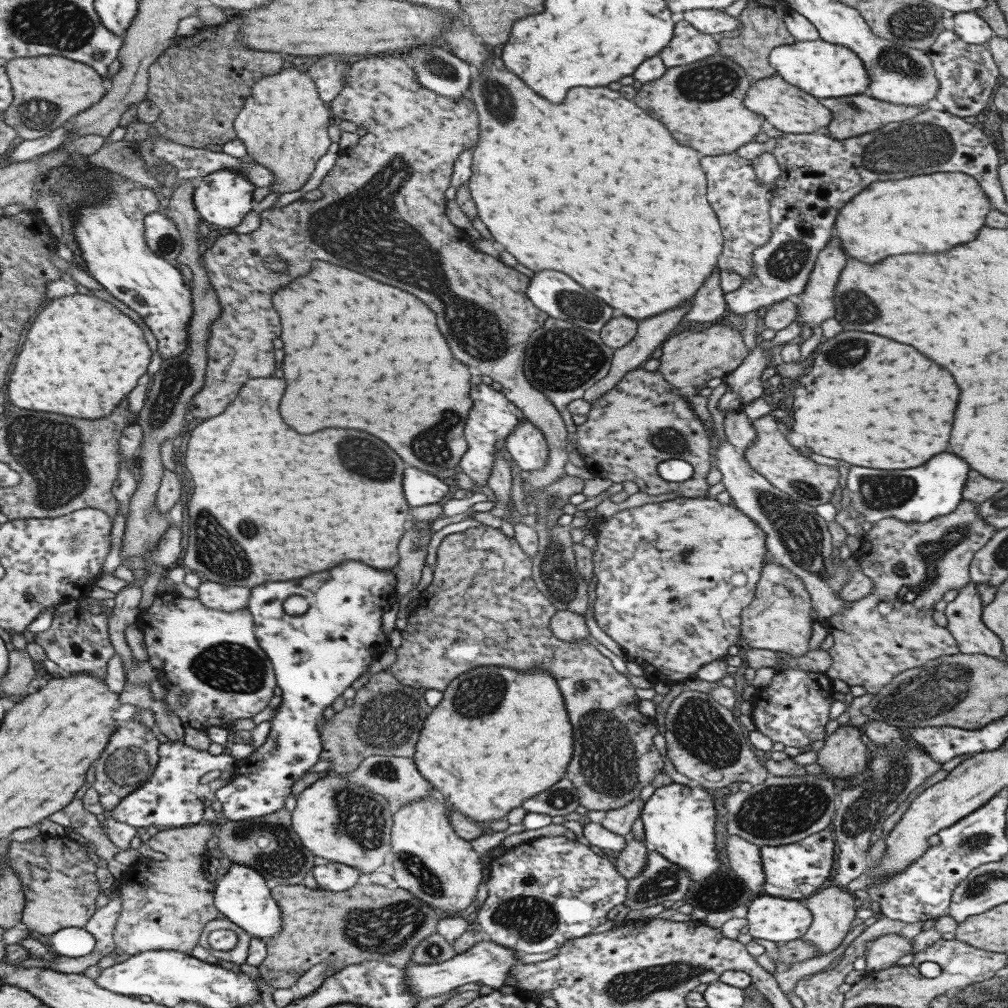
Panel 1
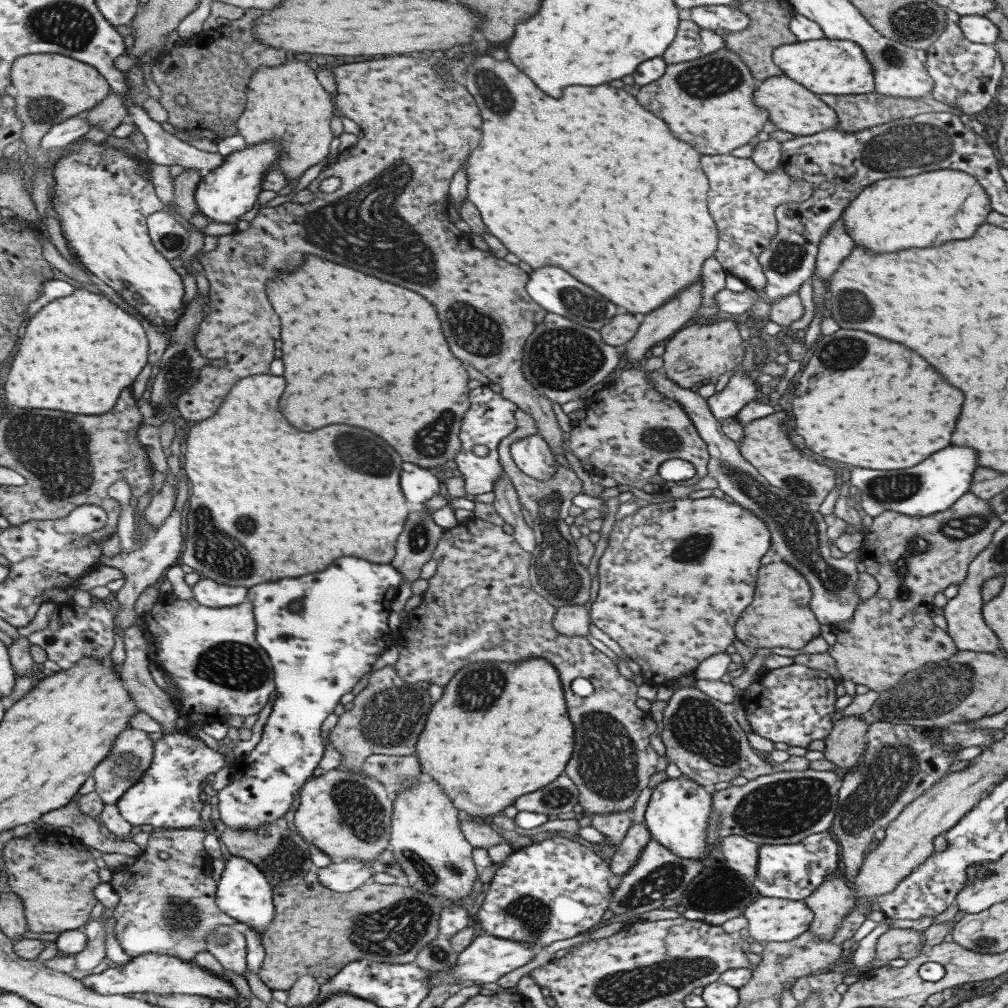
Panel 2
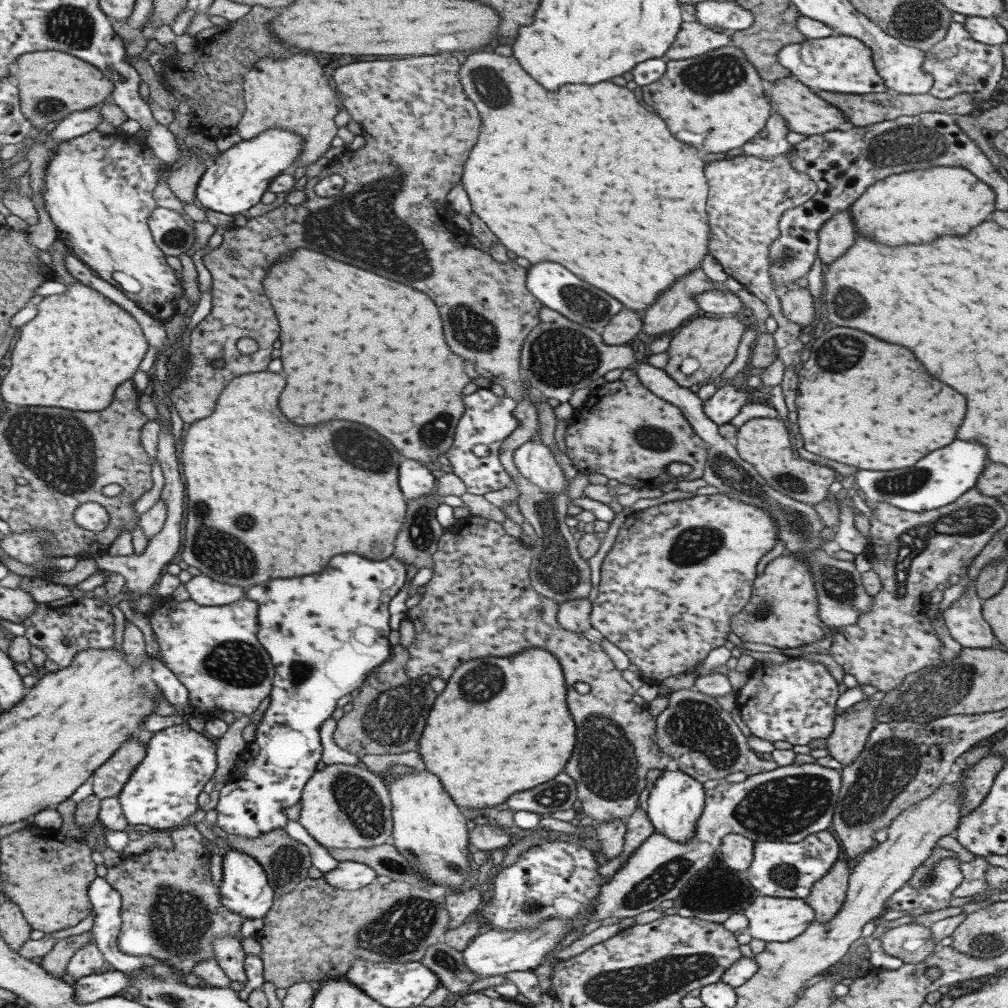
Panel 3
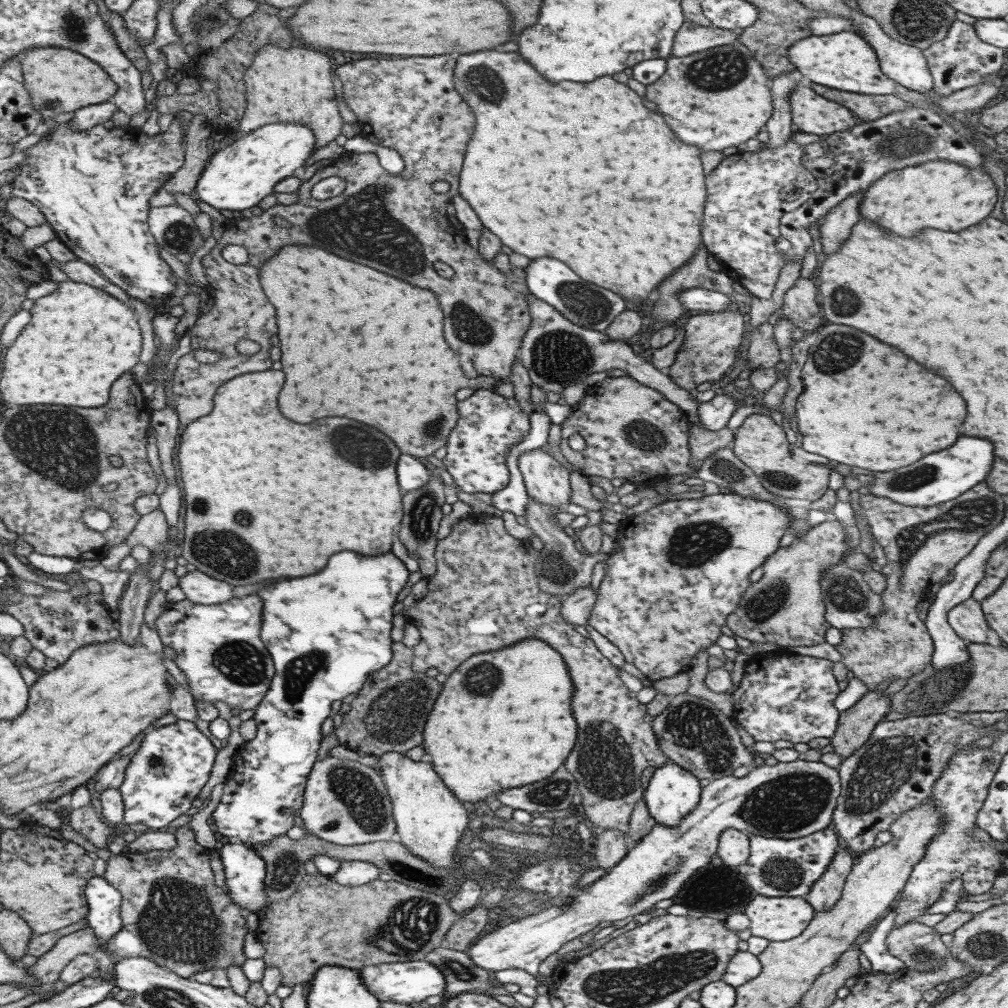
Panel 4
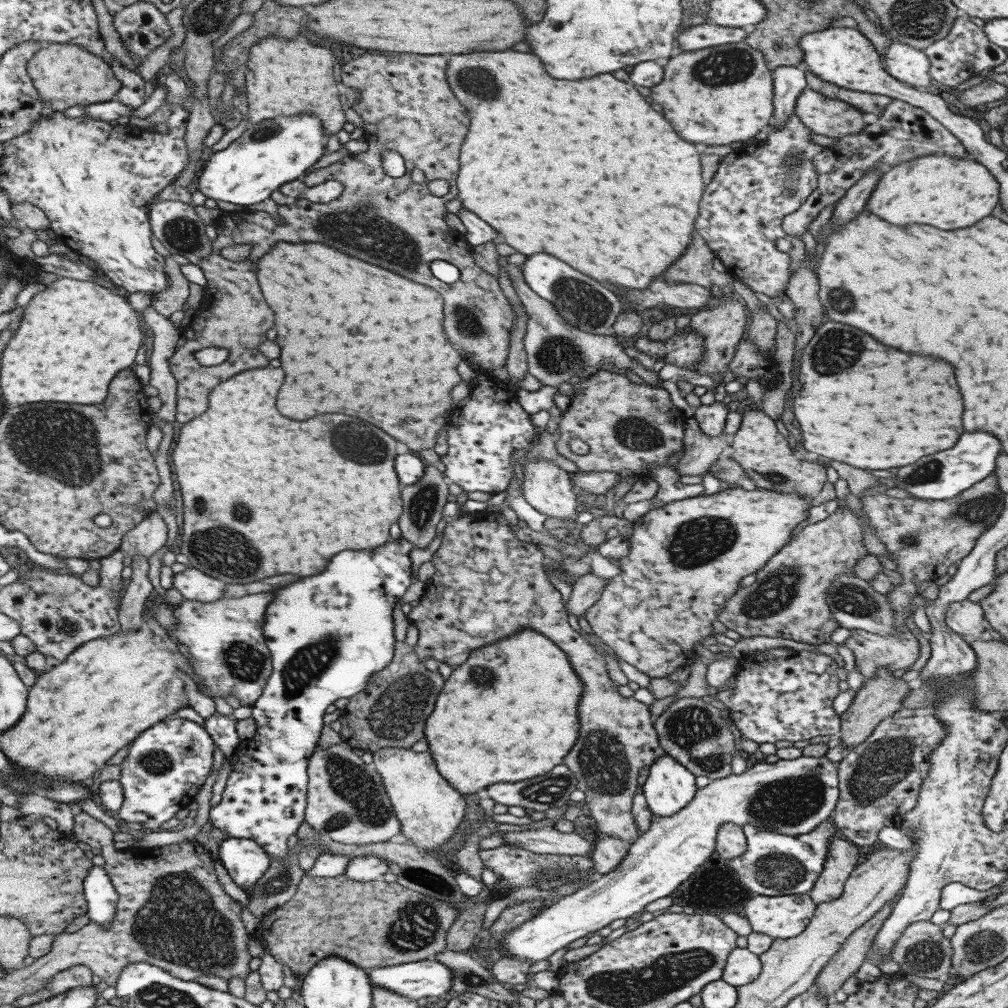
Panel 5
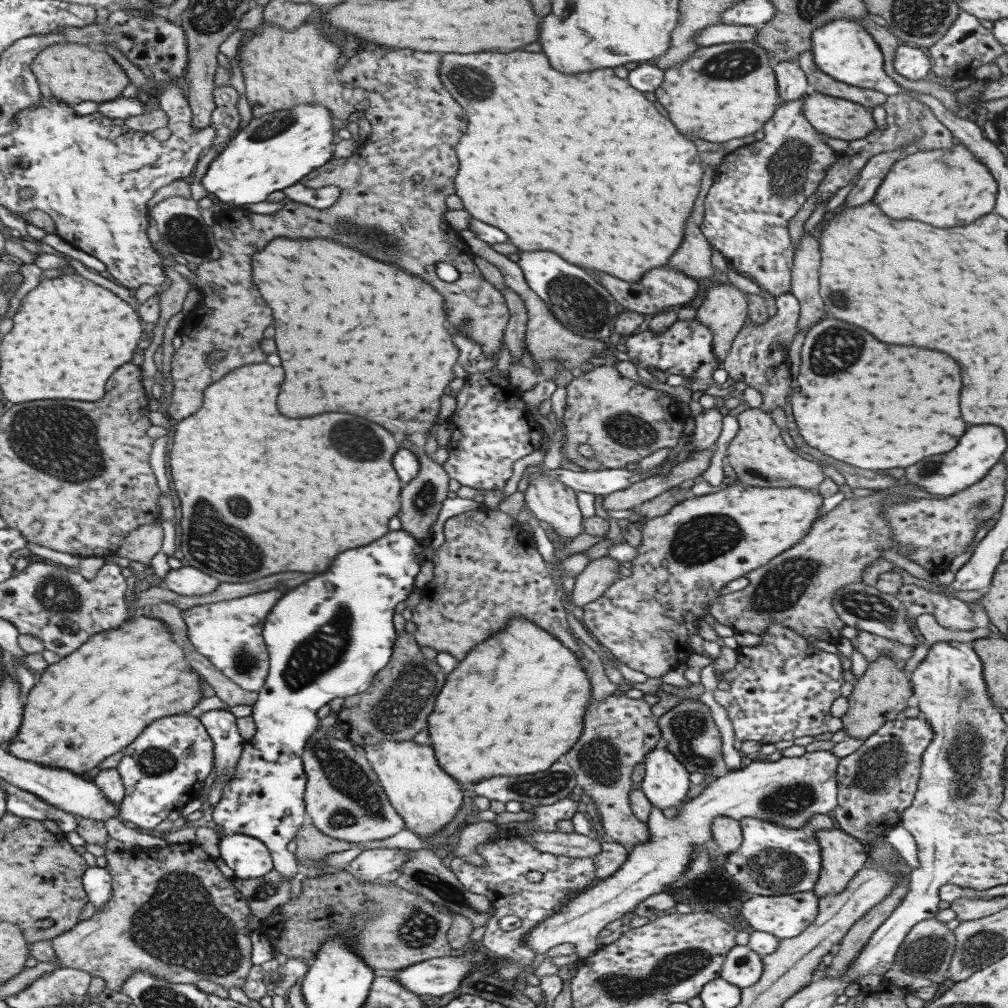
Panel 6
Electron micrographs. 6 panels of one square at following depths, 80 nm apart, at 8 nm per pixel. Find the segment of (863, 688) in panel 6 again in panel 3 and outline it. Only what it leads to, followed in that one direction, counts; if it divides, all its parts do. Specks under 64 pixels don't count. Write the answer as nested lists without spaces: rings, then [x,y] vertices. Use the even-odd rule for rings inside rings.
[[[861,699],[833,721],[832,734],[826,738],[828,755],[842,766],[851,764],[864,747],[869,731],[874,727],[877,701]]]

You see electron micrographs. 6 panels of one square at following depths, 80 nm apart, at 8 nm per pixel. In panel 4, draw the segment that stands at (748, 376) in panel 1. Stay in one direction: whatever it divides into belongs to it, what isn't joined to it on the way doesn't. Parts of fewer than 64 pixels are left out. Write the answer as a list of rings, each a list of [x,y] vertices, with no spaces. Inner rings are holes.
[[[727,390],[725,393],[720,393],[707,402],[698,403],[696,408],[697,419],[699,423],[705,427],[707,431],[717,431],[723,429],[731,414],[737,408],[733,401],[733,394]]]

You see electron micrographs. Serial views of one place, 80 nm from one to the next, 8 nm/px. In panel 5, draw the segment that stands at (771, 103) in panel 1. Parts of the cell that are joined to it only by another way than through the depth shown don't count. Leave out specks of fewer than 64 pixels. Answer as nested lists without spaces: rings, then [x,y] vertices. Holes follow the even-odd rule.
[[[807,87],[798,94],[794,111],[812,133],[829,138],[857,134],[866,125],[858,108]]]

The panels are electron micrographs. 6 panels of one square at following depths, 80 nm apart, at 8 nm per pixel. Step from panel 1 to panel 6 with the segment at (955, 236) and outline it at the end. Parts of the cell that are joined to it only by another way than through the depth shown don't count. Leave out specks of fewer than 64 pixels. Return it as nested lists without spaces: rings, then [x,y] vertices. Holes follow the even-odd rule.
[[[955,142],[949,148],[931,149],[931,152],[908,151],[892,165],[887,176],[881,180],[873,202],[879,210],[895,220],[919,220],[935,228],[969,224],[975,218],[991,212],[996,199],[996,182],[989,169],[961,143]]]

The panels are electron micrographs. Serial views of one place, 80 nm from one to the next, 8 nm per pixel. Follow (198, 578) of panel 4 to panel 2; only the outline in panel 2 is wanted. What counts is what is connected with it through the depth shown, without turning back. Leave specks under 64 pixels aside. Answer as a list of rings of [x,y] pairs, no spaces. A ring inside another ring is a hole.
[[[200,578],[190,586],[191,598],[201,606],[209,608],[232,607],[245,600],[245,588],[237,588],[226,584],[217,584],[214,580]]]

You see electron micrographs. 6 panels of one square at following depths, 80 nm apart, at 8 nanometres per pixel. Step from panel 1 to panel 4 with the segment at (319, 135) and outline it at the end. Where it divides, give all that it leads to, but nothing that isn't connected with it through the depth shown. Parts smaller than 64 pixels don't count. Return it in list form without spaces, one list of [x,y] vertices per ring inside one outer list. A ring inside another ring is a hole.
[[[294,43],[289,48],[279,48],[278,46],[265,45],[259,47],[251,64],[245,69],[242,75],[244,86],[244,98],[246,105],[242,114],[237,132],[244,132],[246,135],[249,131],[255,130],[264,124],[286,122],[301,123],[311,129],[315,143],[314,151],[321,146],[325,146],[339,134],[339,129],[343,121],[337,113],[337,101],[333,84],[331,84],[331,66],[325,54],[317,50],[309,50],[303,44]]]

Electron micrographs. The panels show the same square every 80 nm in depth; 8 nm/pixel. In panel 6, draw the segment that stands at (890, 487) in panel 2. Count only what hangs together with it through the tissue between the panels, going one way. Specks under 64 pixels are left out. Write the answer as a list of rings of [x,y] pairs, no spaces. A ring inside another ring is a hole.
[[[971,426],[959,438],[959,442],[953,450],[949,450],[947,454],[927,456],[925,458],[925,472],[923,472],[923,460],[905,468],[905,480],[911,482],[911,484],[921,486],[920,490],[929,492],[929,494],[948,497],[979,482],[987,474],[987,471],[1000,460],[1006,448],[1007,442],[1005,442],[1005,436],[1003,436],[1001,428]],[[939,474],[941,474],[941,480],[939,480]]]

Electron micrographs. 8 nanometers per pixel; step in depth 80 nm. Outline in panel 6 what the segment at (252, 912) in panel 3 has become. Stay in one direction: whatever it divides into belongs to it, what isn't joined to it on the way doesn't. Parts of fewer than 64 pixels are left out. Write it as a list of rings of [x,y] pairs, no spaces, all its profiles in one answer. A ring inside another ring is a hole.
[[[221,833],[219,858],[233,870],[233,879],[256,879],[272,869],[272,858],[259,840],[245,834]]]

